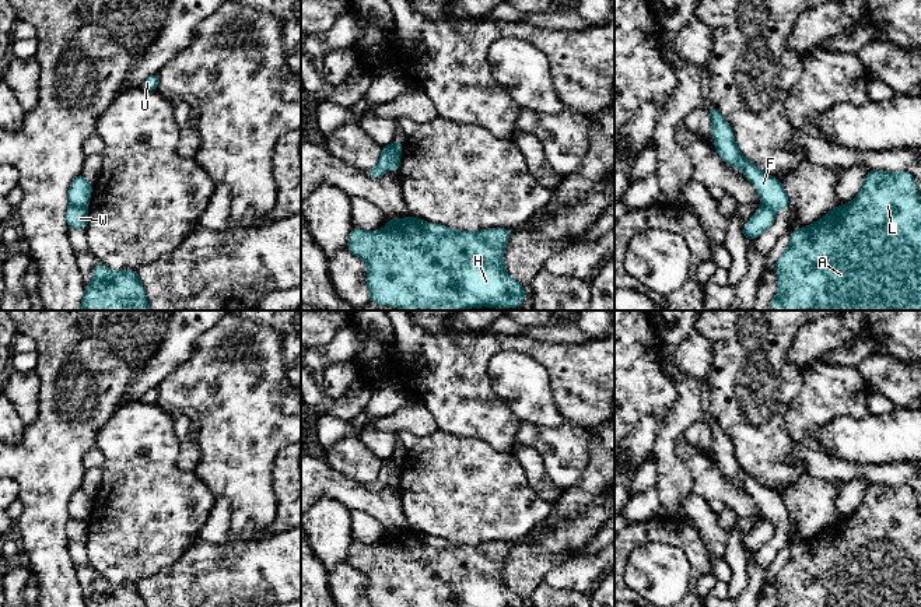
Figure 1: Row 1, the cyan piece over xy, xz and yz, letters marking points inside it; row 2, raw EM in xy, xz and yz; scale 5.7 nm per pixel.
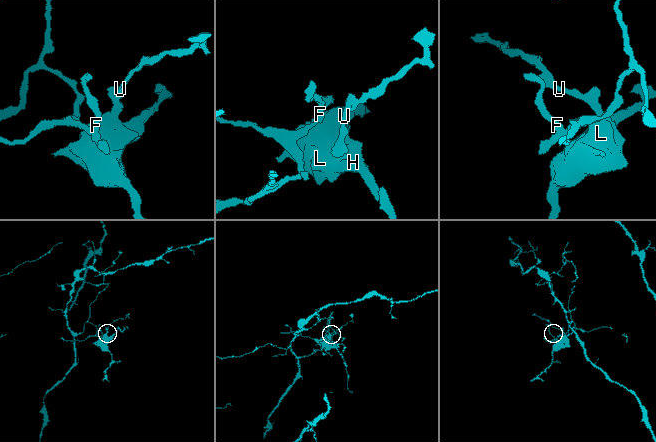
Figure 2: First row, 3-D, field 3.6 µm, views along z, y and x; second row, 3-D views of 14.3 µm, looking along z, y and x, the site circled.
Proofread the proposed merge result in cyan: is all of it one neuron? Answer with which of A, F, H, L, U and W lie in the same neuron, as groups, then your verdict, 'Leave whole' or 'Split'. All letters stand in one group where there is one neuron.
Groups: A F H L U / W. Split

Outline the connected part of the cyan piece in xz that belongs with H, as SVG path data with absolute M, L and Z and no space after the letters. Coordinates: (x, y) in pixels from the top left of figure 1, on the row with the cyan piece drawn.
M409 215L403 220L388 218L382 231L353 228L347 248L368 266L367 284L372 304L405 310L518 308L528 288L507 274L502 262L512 232L507 228L455 231Z

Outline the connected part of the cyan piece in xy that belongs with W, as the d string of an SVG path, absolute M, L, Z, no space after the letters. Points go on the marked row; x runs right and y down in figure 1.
M70 204L66 211L66 221L69 228L85 229L88 224L88 208Z

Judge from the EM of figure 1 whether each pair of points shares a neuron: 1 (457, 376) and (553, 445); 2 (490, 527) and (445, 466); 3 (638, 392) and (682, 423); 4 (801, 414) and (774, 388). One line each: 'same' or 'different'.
1: different
2: same
3: different
4: different

